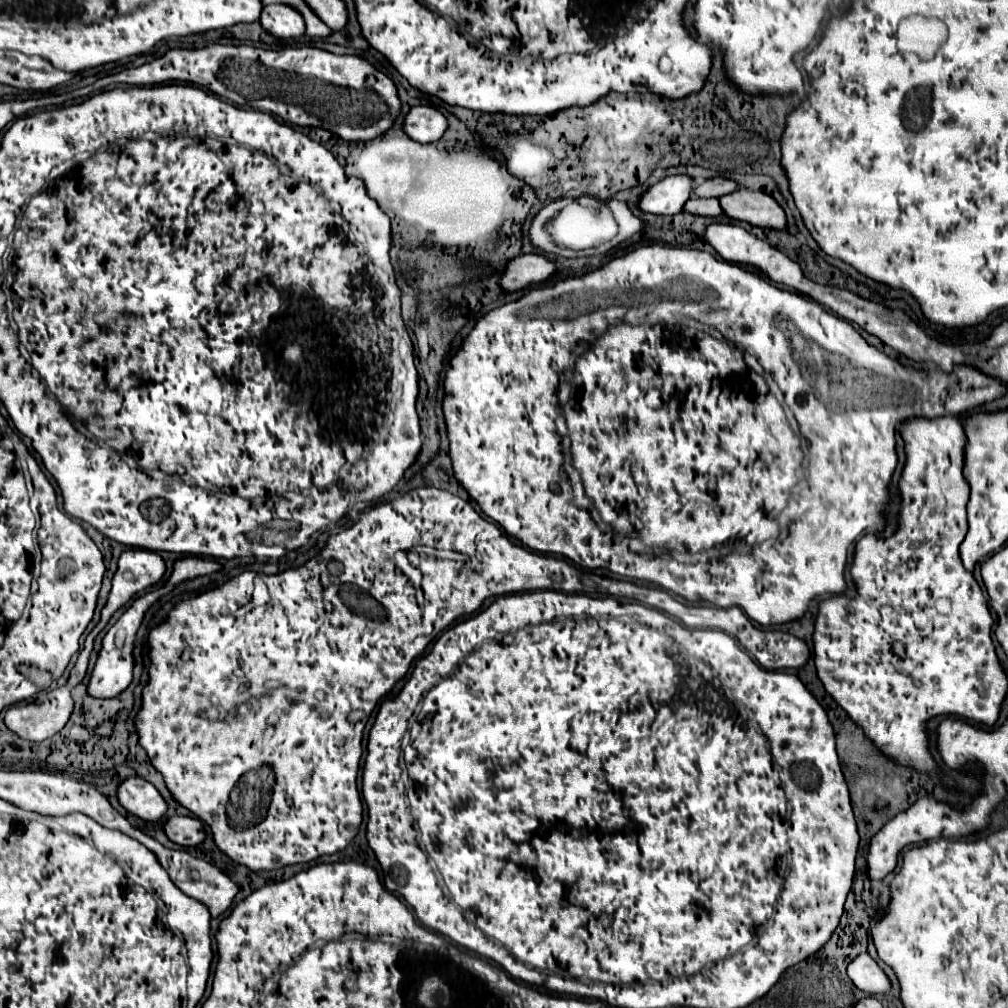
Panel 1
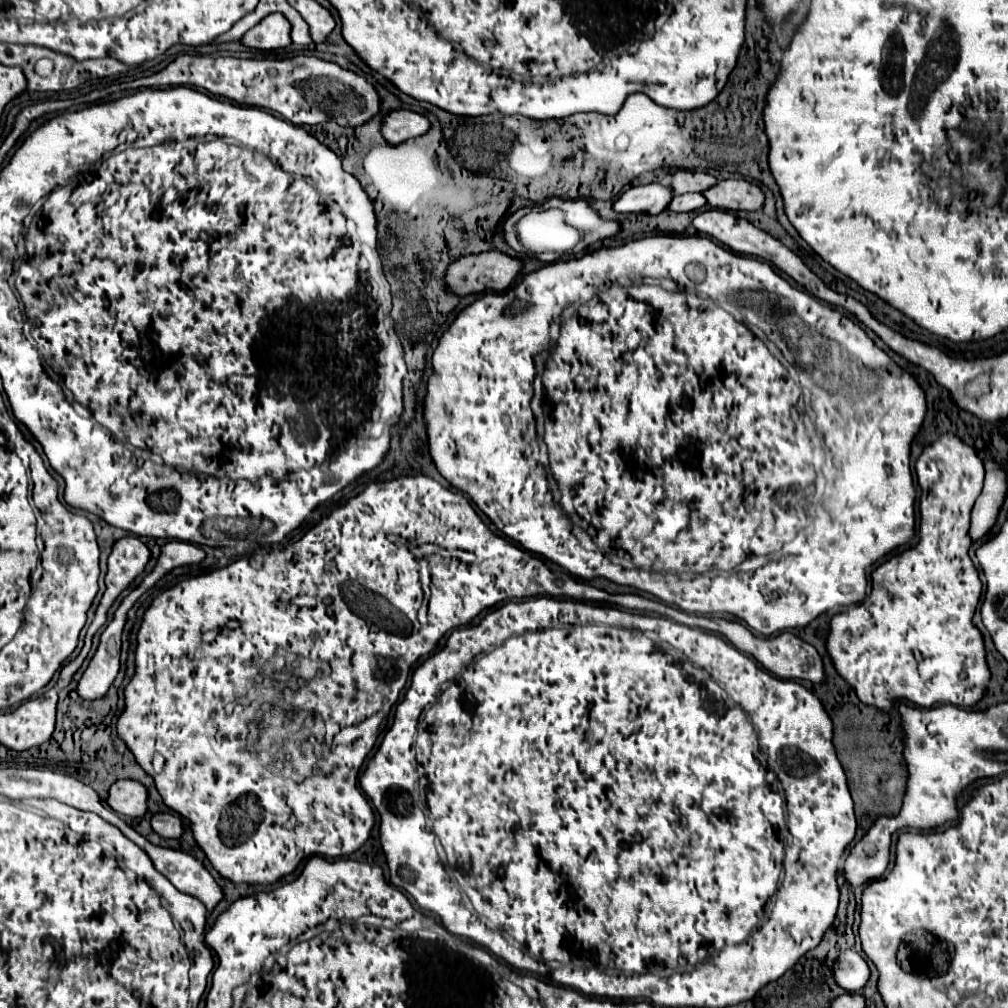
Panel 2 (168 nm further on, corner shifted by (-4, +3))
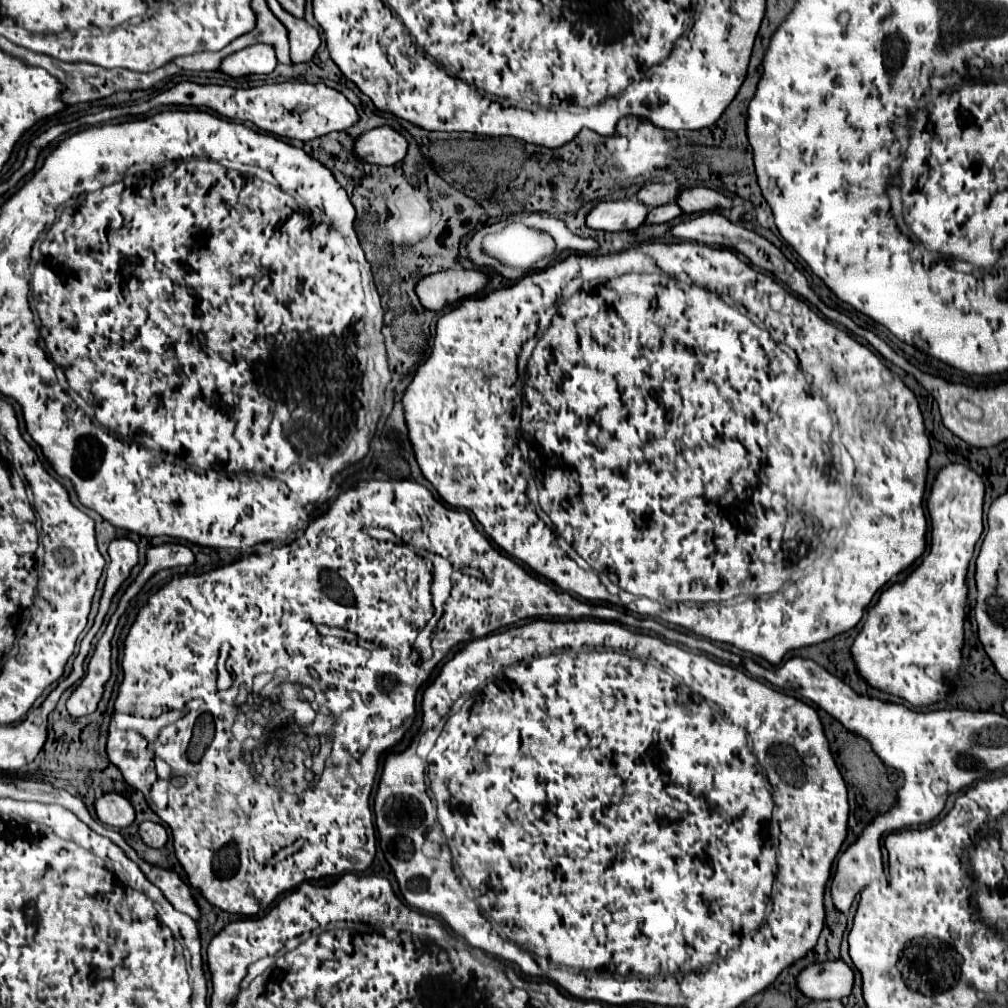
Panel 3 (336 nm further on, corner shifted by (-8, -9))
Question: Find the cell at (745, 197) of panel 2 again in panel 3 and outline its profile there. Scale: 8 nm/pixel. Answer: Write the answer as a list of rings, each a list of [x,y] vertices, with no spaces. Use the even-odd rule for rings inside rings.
[[[687,187],[675,201],[683,213],[703,213],[703,211],[725,211],[731,209],[731,201],[709,187]]]

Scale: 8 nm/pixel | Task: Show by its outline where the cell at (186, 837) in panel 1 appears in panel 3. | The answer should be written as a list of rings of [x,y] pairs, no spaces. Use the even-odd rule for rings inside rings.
[[[143,821],[139,825],[139,835],[143,839],[143,843],[147,847],[163,847],[167,843],[167,831],[163,829],[163,825],[153,823],[153,821]]]

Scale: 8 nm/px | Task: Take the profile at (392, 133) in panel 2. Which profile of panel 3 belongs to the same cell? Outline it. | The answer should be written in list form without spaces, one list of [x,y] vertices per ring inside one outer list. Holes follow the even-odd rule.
[[[377,127],[359,135],[353,143],[353,155],[359,163],[395,165],[405,157],[407,141],[391,127]]]

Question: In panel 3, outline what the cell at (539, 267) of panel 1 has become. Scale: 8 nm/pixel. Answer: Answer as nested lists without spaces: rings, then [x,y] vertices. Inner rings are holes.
[[[449,269],[421,277],[415,285],[415,293],[421,305],[429,311],[441,311],[443,307],[475,295],[487,285],[487,275],[475,269]]]

